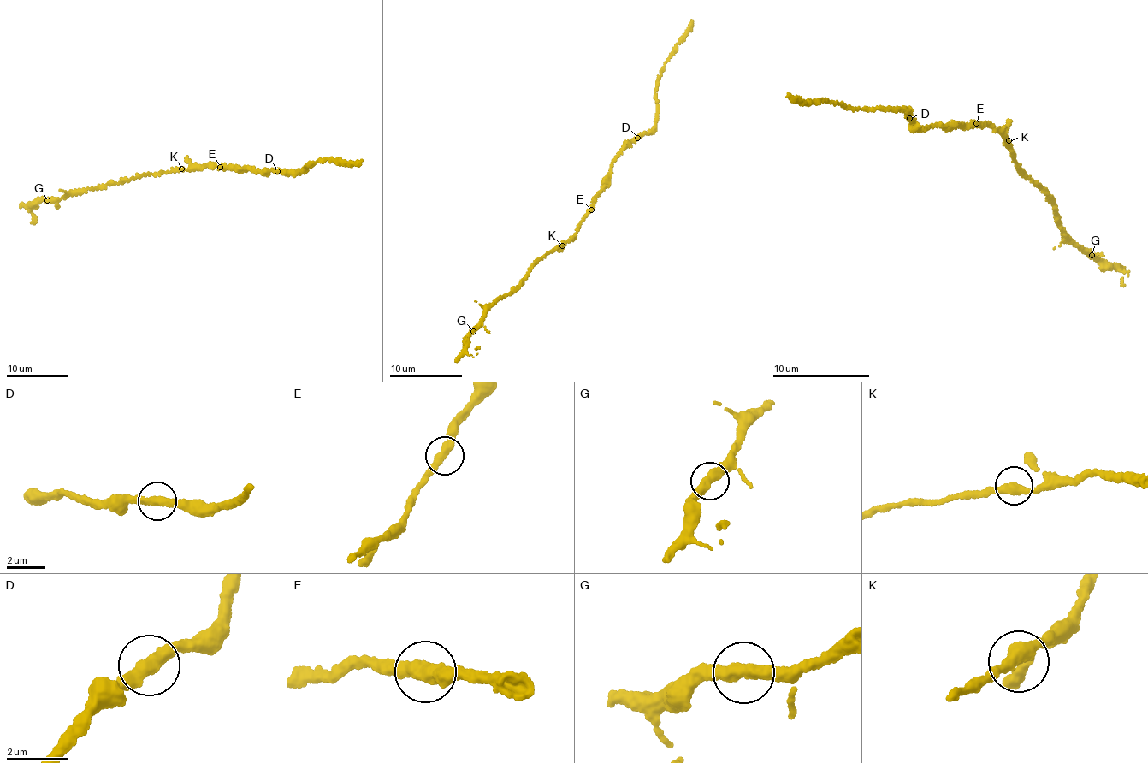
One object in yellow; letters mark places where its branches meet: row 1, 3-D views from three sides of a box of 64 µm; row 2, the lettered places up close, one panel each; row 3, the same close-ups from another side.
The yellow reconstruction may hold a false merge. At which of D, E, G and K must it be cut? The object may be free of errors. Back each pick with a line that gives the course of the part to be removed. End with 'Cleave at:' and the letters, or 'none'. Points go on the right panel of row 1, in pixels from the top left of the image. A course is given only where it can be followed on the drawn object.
Cleave at: none

